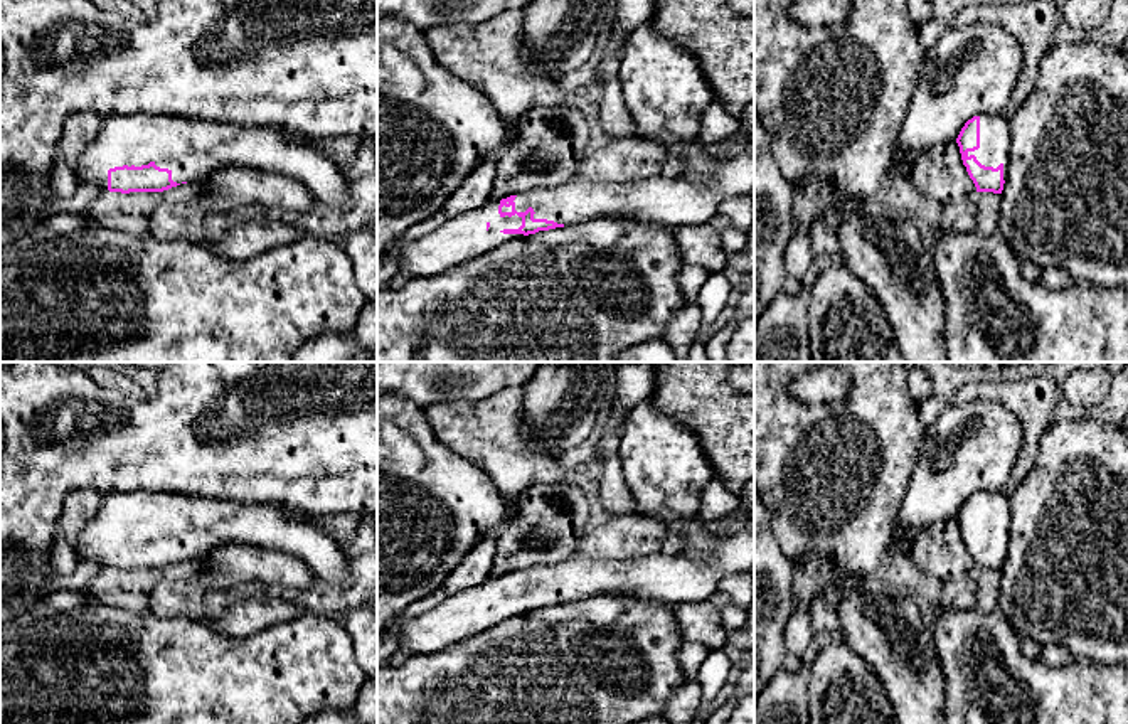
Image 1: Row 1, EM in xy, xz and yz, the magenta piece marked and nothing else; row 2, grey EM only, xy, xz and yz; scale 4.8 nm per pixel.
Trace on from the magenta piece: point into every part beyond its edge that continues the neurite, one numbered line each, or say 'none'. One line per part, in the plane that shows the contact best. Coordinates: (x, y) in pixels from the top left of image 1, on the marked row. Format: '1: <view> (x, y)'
1: xz (462, 238)

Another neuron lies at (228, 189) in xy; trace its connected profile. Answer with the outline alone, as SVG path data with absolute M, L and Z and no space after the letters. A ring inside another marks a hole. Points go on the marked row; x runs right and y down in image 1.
M226 167L205 177L200 207L232 212L239 207L278 207L305 212L315 197L293 177L259 168Z

